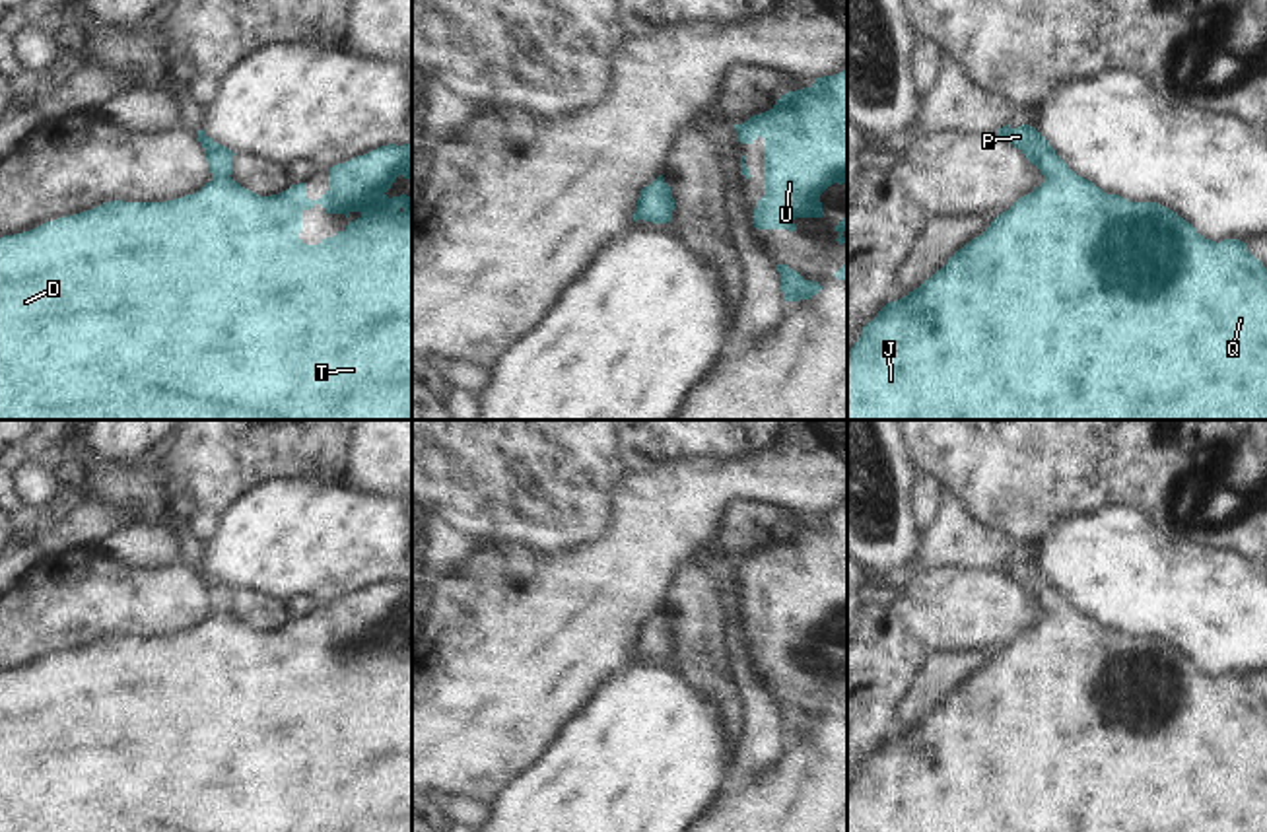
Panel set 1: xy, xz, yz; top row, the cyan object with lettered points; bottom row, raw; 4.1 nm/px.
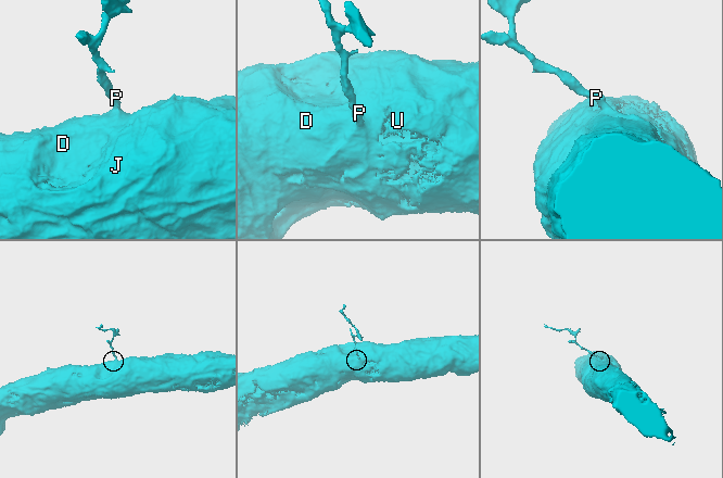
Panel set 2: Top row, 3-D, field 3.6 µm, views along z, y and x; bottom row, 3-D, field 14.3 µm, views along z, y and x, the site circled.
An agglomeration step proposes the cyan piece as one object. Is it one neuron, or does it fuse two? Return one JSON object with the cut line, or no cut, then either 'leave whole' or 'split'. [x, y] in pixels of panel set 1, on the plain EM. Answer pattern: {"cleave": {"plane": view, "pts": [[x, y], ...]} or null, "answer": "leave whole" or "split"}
{"cleave": null, "answer": "leave whole"}

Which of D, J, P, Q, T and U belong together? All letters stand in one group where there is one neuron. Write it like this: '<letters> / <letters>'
D J P Q T U

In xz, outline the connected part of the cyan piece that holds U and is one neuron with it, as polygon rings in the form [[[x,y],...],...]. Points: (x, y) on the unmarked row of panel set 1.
[[[847,505],[816,513],[810,523],[789,527],[770,546],[733,562],[736,577],[766,575],[766,628],[754,643],[754,663],[797,667],[795,653],[822,653],[820,630],[847,616]]]

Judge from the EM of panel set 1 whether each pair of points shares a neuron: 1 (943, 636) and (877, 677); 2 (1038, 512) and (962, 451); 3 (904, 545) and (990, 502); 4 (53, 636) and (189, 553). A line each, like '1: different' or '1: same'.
1: different
2: same
3: different
4: different

